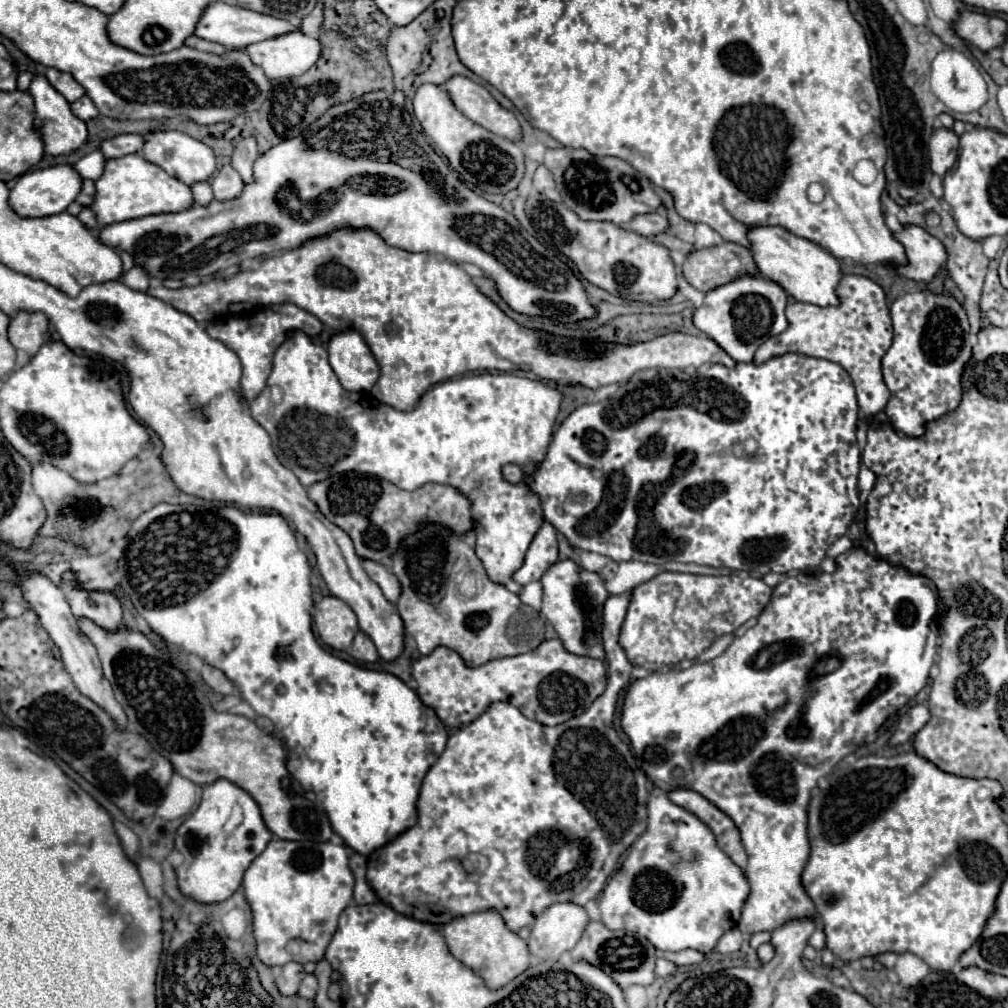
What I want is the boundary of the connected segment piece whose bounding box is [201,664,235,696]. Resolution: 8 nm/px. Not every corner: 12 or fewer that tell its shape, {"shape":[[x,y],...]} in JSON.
{"shape":[[203,666],[201,676],[213,692],[229,696],[235,686],[221,670]]}

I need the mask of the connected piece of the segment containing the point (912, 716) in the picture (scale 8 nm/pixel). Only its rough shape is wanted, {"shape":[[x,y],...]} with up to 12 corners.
{"shape":[[925,704],[911,706],[889,744],[903,744],[929,720]]}

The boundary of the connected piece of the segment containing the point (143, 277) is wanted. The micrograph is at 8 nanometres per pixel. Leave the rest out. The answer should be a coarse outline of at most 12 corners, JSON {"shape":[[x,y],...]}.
{"shape":[[135,266],[125,274],[123,282],[133,290],[149,288],[149,274],[143,266]]}

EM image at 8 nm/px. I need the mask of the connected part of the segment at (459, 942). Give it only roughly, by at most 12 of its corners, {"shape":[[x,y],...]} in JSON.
{"shape":[[493,910],[455,918],[451,954],[503,988],[531,964],[527,942]]}

